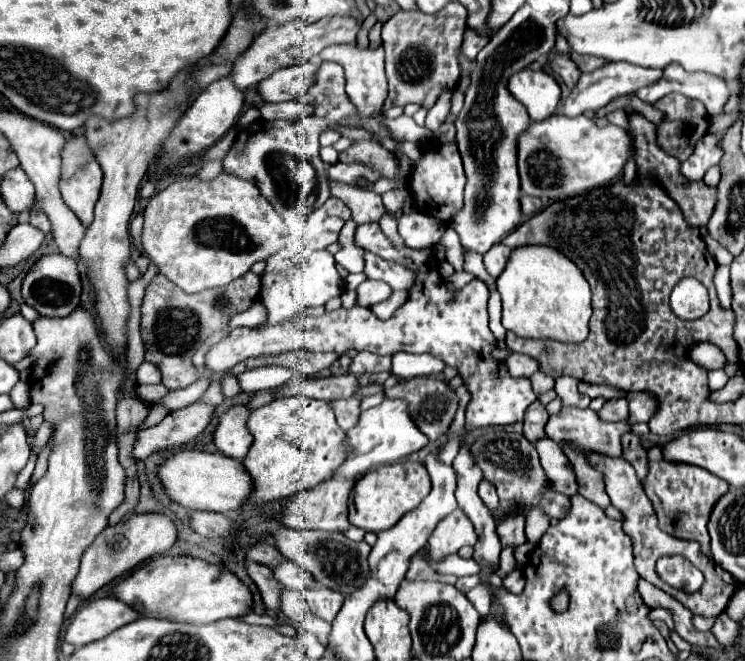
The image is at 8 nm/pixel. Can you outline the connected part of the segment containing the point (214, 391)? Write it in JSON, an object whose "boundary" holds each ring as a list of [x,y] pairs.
{"boundary":[[[217,378],[215,382],[211,382],[209,390],[205,392],[205,396],[203,396],[201,400],[207,402],[207,404],[217,404],[217,406],[225,400],[225,396],[223,396],[223,392],[221,392],[221,378]]]}

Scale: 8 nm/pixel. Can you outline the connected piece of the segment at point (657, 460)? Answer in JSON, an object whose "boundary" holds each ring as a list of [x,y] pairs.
{"boundary":[[[651,446],[647,450],[647,460],[649,460],[647,464],[649,472],[643,480],[643,488],[649,500],[653,502],[661,528],[677,538],[697,540],[701,544],[701,550],[711,558],[707,520],[713,504],[717,502],[717,496],[723,496],[729,490],[729,484],[699,466],[683,462],[667,462],[663,458],[661,446]]]}

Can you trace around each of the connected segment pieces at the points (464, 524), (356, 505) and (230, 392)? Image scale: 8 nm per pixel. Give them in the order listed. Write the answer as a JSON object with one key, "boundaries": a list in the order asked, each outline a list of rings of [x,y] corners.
{"boundaries":[[[[461,508],[447,514],[429,538],[429,550],[433,560],[441,560],[445,554],[457,552],[461,546],[473,546],[477,542],[475,528]]],[[[397,462],[375,470],[369,470],[353,488],[353,504],[349,508],[349,522],[365,532],[383,532],[395,526],[407,512],[417,508],[423,498],[431,492],[431,480],[423,464],[419,462]]],[[[227,376],[227,378],[223,380],[223,392],[225,392],[225,396],[227,396],[227,398],[235,398],[237,394],[241,394],[241,392],[243,392],[243,390],[241,390],[241,386],[239,386],[237,376]]]]}

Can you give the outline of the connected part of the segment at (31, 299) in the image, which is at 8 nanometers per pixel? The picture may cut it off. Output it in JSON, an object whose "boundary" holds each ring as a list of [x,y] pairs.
{"boundary":[[[47,254],[41,256],[23,280],[23,298],[31,304],[41,316],[67,316],[77,308],[81,296],[81,274],[77,268],[77,260],[67,258],[63,254]]]}

